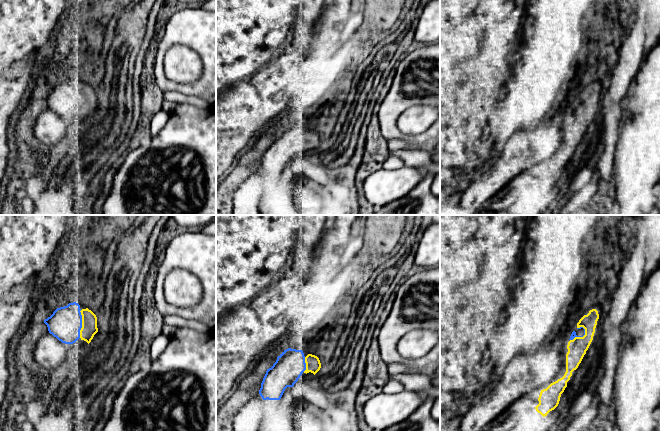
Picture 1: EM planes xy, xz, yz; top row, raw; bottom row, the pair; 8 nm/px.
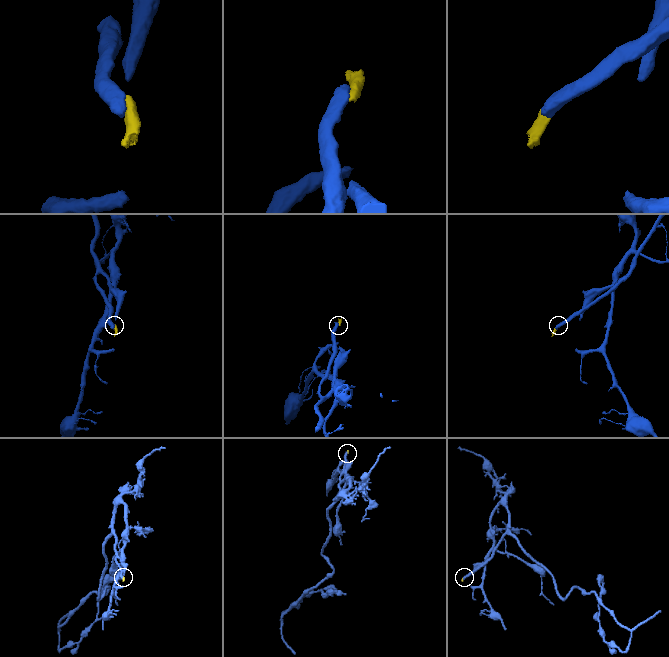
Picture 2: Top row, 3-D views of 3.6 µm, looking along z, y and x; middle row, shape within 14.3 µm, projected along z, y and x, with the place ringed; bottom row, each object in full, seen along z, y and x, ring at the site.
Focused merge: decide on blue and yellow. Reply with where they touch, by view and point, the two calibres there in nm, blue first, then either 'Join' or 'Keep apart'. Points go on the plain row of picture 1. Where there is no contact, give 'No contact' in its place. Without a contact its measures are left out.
Touches blue at xy (81, 100). Thickness 260 nm (blue) against 130 nm. Join

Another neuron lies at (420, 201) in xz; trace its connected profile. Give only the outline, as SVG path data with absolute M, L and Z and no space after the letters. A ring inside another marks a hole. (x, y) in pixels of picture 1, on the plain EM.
M428 173L405 197L376 207L372 215L440 215L440 198L431 192L435 174Z

